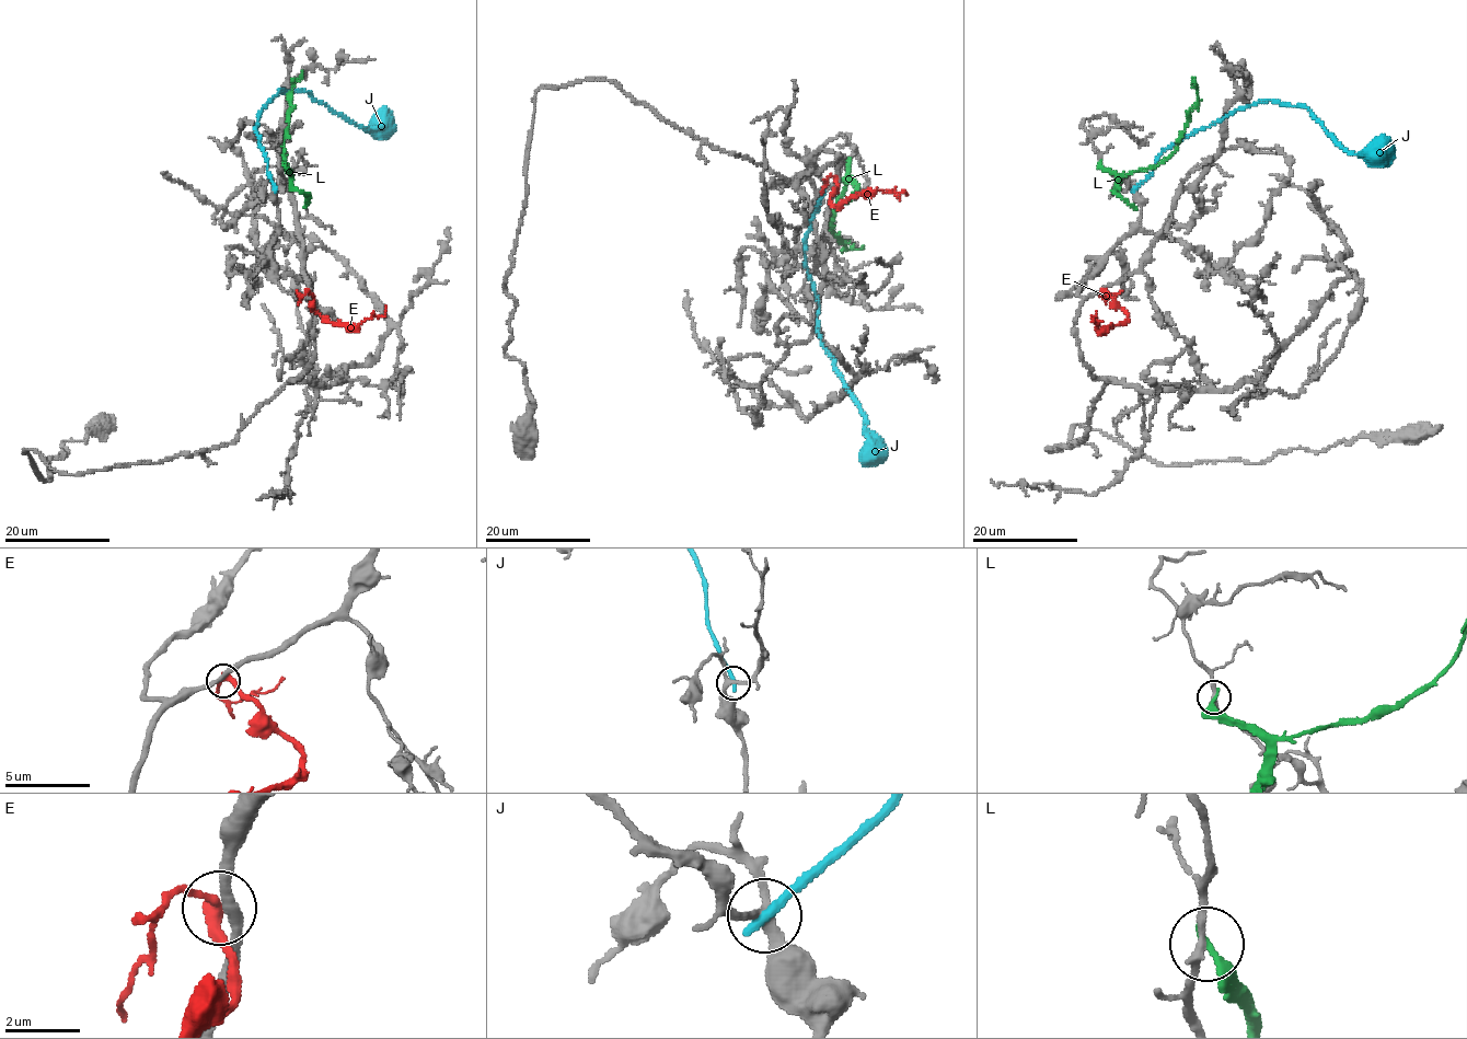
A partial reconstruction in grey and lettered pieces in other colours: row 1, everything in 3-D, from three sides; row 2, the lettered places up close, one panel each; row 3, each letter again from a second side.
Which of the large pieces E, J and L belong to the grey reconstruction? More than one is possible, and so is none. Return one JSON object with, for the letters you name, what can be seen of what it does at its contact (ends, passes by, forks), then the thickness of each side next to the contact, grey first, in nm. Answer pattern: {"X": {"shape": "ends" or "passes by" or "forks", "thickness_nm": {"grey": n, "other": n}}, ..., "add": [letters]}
{"add": []}

